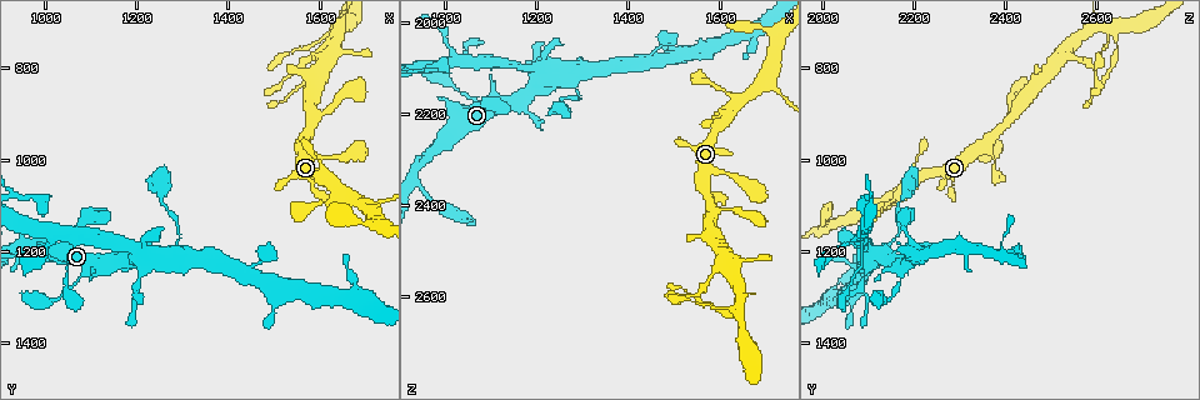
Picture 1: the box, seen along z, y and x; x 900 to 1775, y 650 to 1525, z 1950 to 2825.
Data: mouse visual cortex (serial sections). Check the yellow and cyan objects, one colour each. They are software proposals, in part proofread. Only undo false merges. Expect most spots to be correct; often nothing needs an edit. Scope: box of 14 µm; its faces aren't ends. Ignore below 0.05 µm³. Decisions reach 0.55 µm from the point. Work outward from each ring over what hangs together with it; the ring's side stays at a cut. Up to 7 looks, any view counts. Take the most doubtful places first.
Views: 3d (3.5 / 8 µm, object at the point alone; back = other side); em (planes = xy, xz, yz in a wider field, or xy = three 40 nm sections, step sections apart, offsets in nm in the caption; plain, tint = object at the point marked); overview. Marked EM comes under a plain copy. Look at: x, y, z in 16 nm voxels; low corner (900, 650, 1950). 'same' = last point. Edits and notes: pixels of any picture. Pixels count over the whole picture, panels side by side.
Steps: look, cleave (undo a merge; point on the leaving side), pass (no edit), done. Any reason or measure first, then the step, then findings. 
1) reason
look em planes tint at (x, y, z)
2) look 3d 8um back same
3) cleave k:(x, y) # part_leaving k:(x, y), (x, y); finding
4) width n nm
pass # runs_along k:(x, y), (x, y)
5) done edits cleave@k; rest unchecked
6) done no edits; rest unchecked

narrows sharply
look 3d 3.5um at (1290, 1175, 2165)

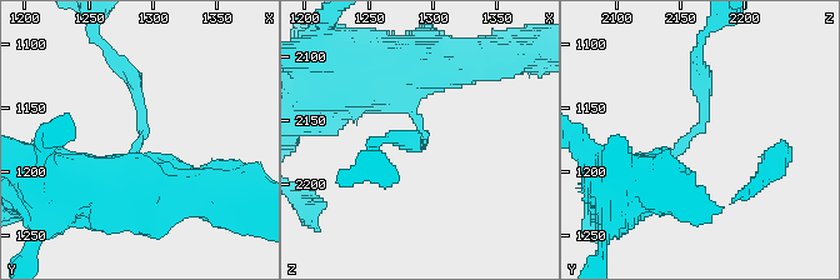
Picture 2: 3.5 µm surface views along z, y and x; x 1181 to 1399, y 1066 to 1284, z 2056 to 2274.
arm_widths 200, 450 nm
look em xy step 2 tint at (1290, 1172, 2162)

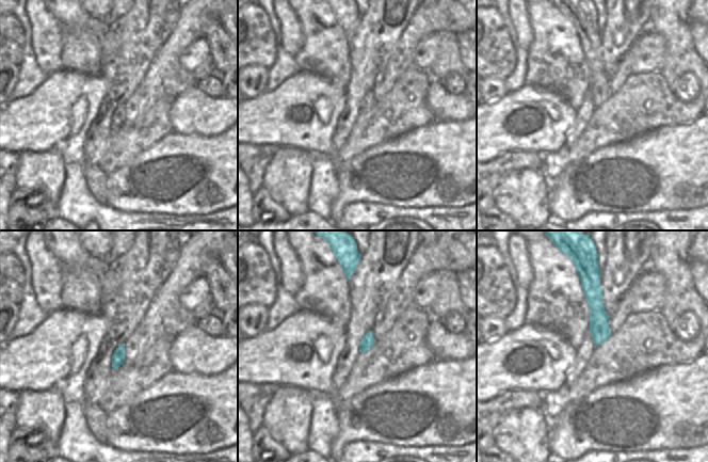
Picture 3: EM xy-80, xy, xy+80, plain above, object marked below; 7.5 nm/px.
width 100 nm
pass # runs_along 3:(586, 281), (597, 312), (597, 341); all the same cell

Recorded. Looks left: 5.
a fork
look 3d 3.5um at (1040, 1165, 2090)

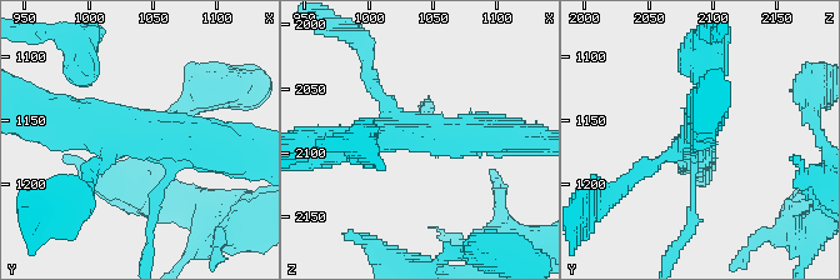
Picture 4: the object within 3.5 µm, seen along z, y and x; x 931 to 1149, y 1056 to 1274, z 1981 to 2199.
arms 3; arm_widths 150, 400, 450 nm; shape alone is not enough
look em planes tint at (1036, 1164, 2086)

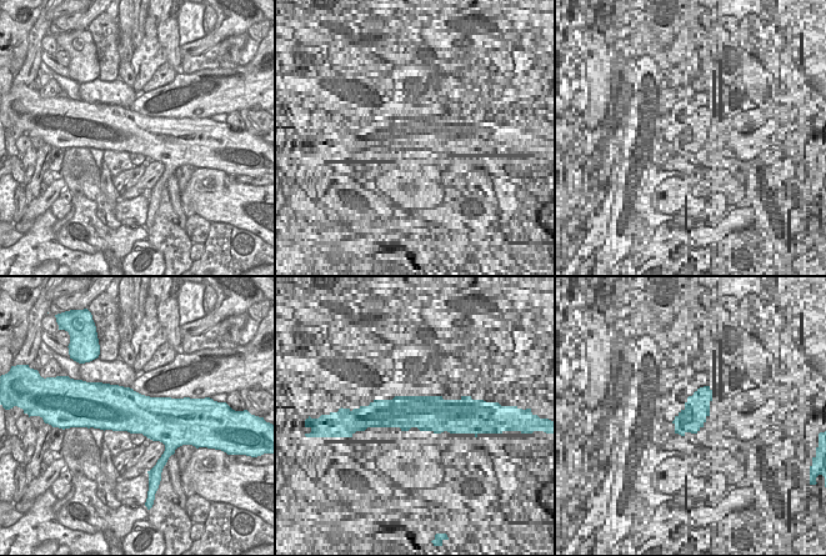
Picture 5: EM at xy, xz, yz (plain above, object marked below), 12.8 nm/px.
pass # runs_along 4:(220, 150), (54, 120); continuous, no second cell

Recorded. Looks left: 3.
branch point
look 3d 8um back at (1620, 770, 2535)

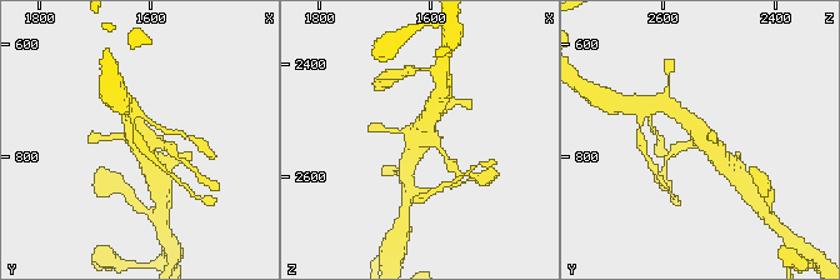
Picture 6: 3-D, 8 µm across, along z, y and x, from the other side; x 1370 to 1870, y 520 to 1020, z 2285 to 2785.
zoom in
look 3d 3.5um at (1620, 760, 2525)

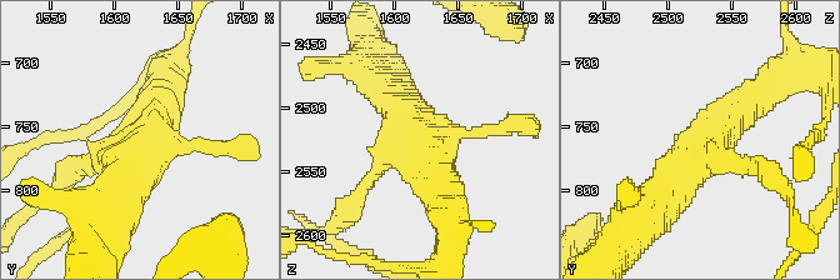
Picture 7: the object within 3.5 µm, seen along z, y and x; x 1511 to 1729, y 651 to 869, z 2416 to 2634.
now the EM
look em xy step 2 tint at (1618, 764, 2528)

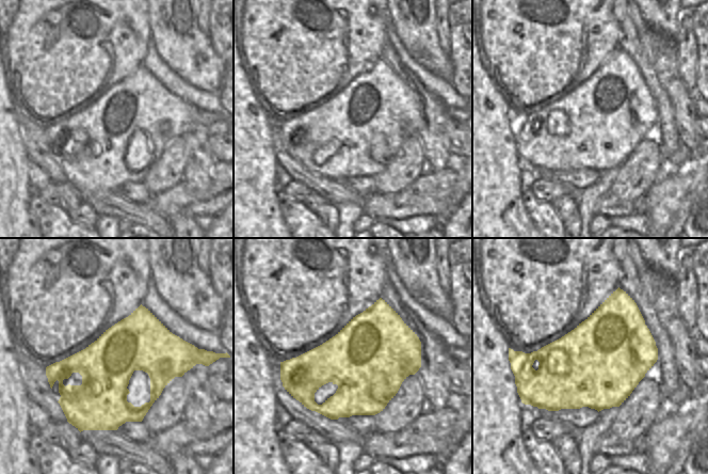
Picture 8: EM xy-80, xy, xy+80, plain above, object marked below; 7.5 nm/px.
pass # one cell here

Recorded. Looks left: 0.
done no edits; rest unchecked

